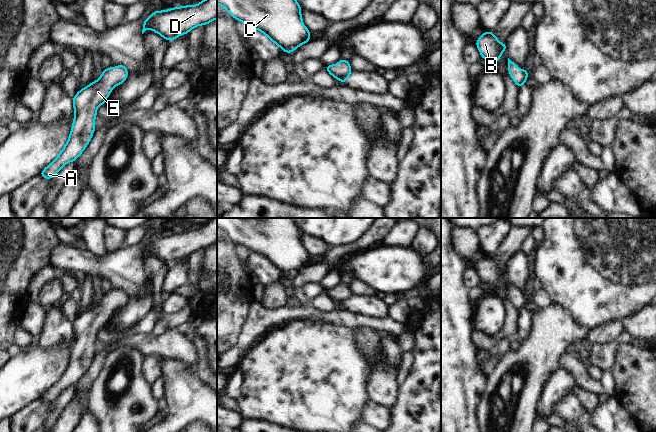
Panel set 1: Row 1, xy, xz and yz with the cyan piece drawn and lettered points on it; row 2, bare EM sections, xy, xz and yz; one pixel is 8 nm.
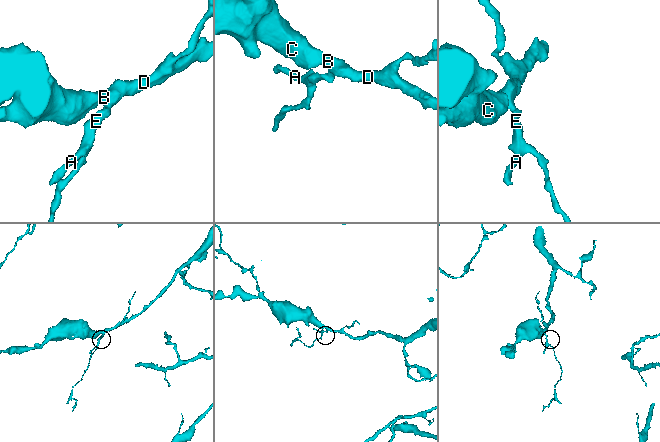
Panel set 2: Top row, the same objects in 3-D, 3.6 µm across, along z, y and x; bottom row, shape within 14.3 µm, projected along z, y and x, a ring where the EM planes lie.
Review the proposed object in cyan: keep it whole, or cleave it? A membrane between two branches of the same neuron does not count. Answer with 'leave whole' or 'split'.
leave whole

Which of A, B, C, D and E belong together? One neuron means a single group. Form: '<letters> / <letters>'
A B C D E

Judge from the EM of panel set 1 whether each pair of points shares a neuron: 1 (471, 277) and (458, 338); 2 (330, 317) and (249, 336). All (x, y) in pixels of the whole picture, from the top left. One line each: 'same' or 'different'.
1: different
2: same

